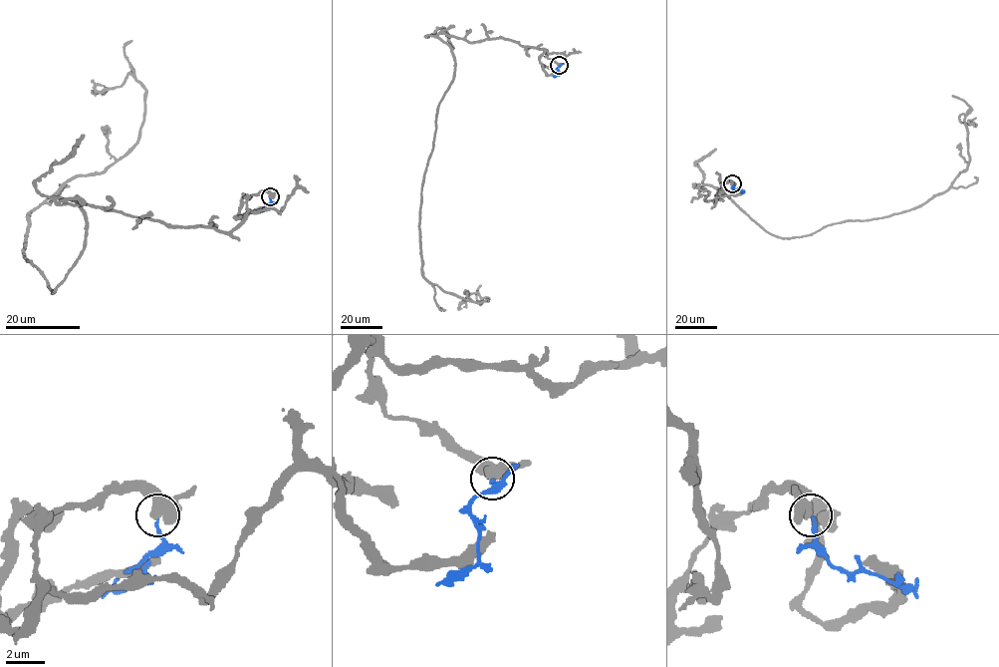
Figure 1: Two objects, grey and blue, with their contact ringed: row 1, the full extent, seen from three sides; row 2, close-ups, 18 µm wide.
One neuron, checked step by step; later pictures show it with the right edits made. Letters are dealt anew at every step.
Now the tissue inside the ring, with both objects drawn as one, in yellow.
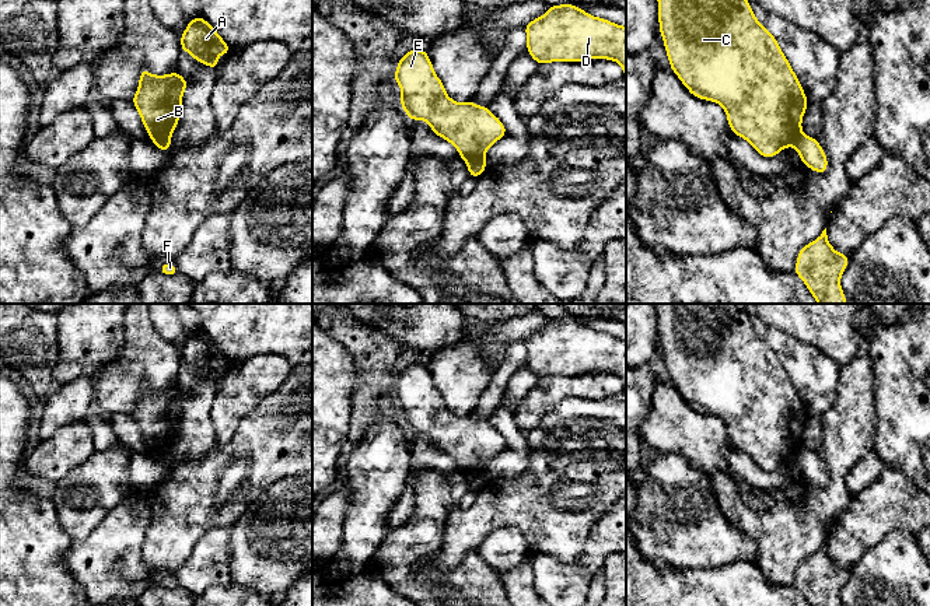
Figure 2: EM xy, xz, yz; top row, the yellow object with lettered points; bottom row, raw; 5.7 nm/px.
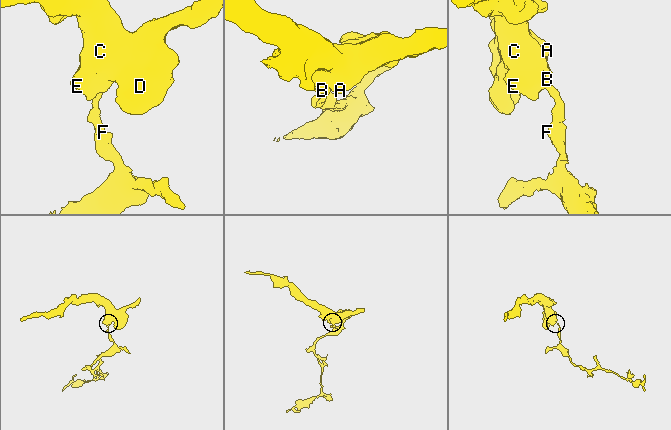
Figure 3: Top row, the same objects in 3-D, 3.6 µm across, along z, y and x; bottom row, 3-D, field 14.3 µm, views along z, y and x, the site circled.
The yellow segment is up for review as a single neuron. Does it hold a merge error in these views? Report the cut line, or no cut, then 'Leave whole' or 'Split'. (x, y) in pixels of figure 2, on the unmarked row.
Split along xy (170, 449), (153, 454). Split

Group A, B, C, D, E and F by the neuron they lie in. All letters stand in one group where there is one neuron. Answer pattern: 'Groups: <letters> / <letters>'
Groups: A B C D E / F

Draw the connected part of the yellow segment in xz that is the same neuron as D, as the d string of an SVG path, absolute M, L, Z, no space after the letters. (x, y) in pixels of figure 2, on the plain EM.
M574 318L550 319L549 323L525 340L527 364L538 378L552 375L588 375L601 371L618 375L626 392L626 340L594 330Z

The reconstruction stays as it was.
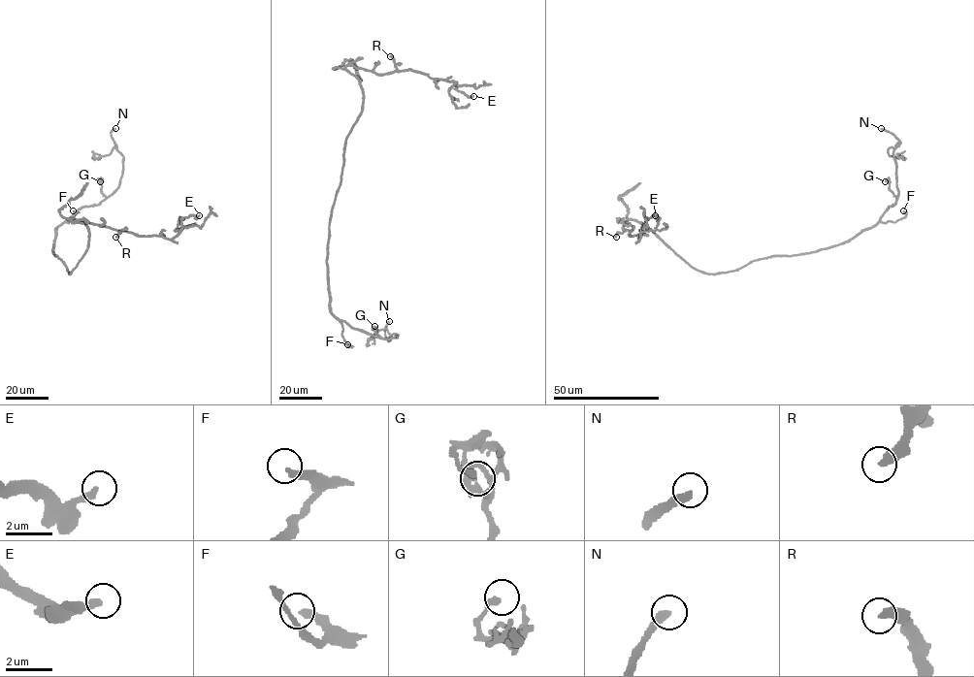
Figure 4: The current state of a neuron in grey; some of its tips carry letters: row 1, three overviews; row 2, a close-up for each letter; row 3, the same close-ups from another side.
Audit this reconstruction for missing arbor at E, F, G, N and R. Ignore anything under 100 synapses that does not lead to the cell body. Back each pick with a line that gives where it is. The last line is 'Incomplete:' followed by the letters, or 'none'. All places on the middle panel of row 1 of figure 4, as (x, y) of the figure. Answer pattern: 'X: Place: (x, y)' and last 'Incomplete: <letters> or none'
N: Place: (389, 321)
Incomplete: N

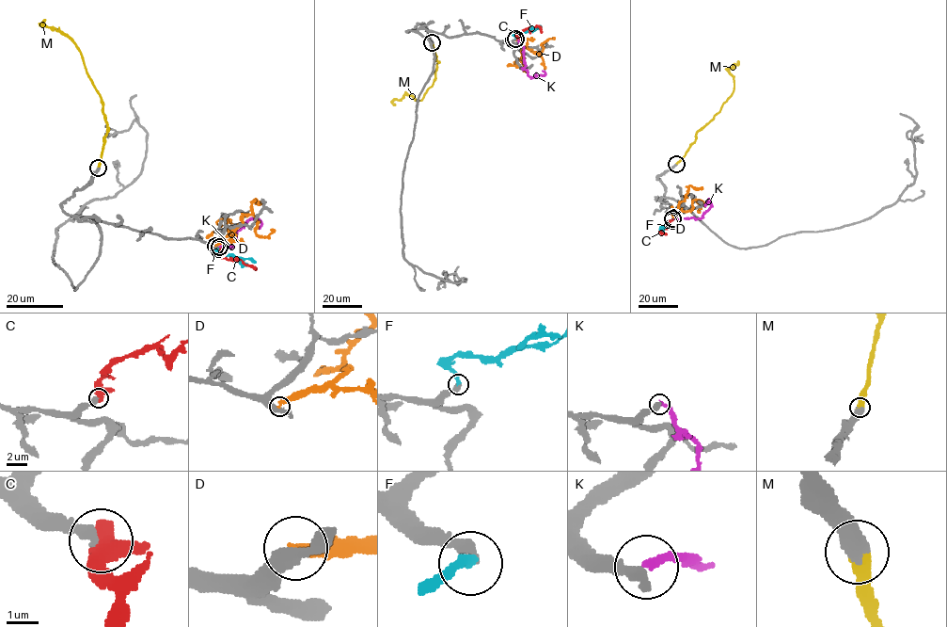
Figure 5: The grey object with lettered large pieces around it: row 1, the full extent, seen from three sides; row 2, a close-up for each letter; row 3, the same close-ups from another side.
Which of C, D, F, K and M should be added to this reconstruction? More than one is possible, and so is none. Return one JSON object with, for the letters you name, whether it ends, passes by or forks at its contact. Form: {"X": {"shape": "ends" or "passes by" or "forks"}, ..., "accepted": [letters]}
{"F": {"shape": "ends"}, "M": {"shape": "ends"}, "accepted": ["F", "M"]}

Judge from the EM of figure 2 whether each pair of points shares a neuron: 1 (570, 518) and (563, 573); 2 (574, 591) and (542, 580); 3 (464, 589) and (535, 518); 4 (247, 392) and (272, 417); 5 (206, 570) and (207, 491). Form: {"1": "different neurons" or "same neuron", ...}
{"1": "different neurons", "2": "same neuron", "3": "different neurons", "4": "different neurons", "5": "different neurons"}

